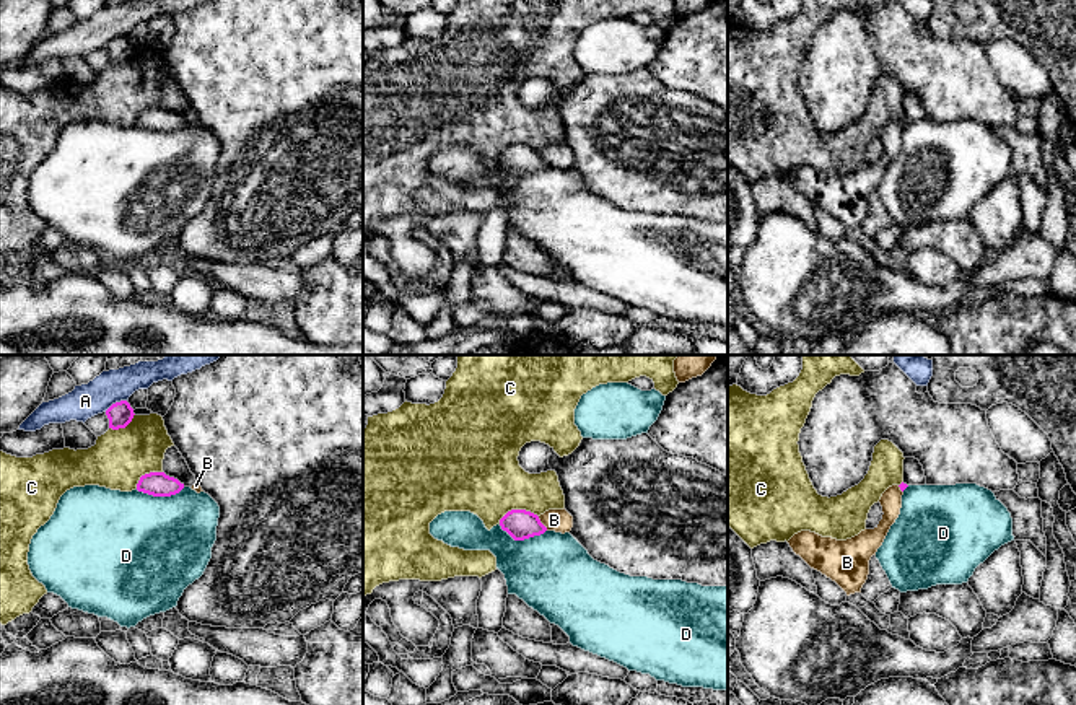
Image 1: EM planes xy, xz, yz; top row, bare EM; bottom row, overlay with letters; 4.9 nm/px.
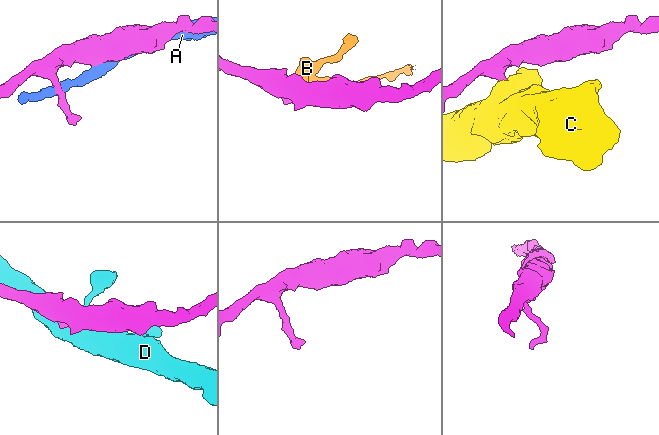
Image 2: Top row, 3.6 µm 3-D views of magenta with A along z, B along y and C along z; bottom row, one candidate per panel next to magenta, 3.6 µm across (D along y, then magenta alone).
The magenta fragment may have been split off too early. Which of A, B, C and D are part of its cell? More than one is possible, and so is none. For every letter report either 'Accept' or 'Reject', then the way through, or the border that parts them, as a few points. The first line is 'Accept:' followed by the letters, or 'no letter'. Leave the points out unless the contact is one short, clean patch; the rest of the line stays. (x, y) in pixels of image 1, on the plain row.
Accept: no letter
A: Reject
B: Reject. Boundary: xz (538, 152), (547, 165)
C: Reject
D: Reject. Boundary: xz (498, 160), (515, 175), (528, 175), (546, 166)

